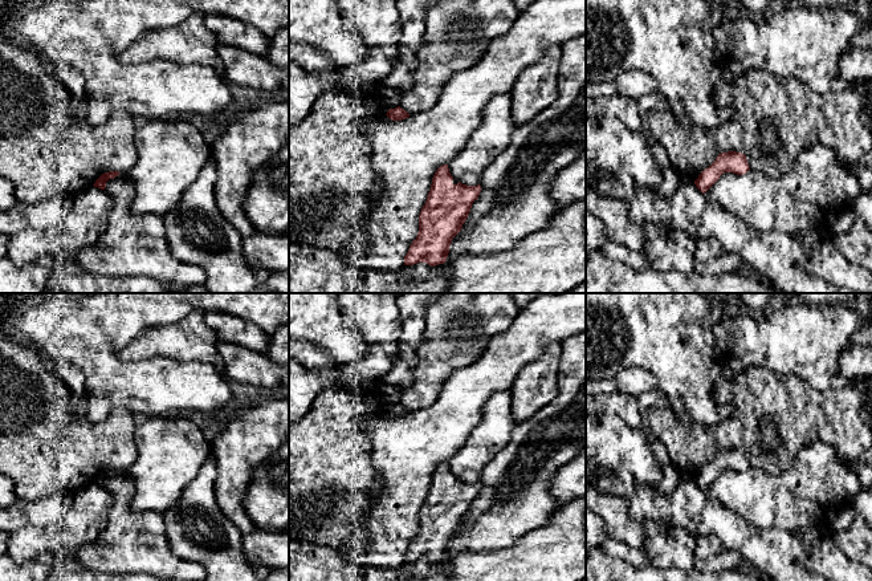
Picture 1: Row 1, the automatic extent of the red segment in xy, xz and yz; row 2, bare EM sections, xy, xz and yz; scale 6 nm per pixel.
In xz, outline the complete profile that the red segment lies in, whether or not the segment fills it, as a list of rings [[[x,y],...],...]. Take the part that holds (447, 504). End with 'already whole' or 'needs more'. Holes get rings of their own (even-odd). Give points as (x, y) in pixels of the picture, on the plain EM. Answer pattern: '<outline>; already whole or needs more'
[[[448,462],[440,463],[419,512],[419,529],[404,553],[404,562],[447,558],[452,536],[461,528],[481,483],[453,482]]]; already whole

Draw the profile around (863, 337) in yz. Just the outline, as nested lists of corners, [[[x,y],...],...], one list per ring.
[[[872,317],[865,318],[861,328],[852,336],[851,342],[859,346],[872,346]]]

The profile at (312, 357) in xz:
[[[289,340],[289,359],[315,370],[341,369],[323,350],[303,341]]]

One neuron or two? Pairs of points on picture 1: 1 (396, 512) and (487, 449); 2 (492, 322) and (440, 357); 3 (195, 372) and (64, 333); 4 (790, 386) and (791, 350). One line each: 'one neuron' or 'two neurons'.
1: two neurons
2: one neuron
3: one neuron
4: two neurons

